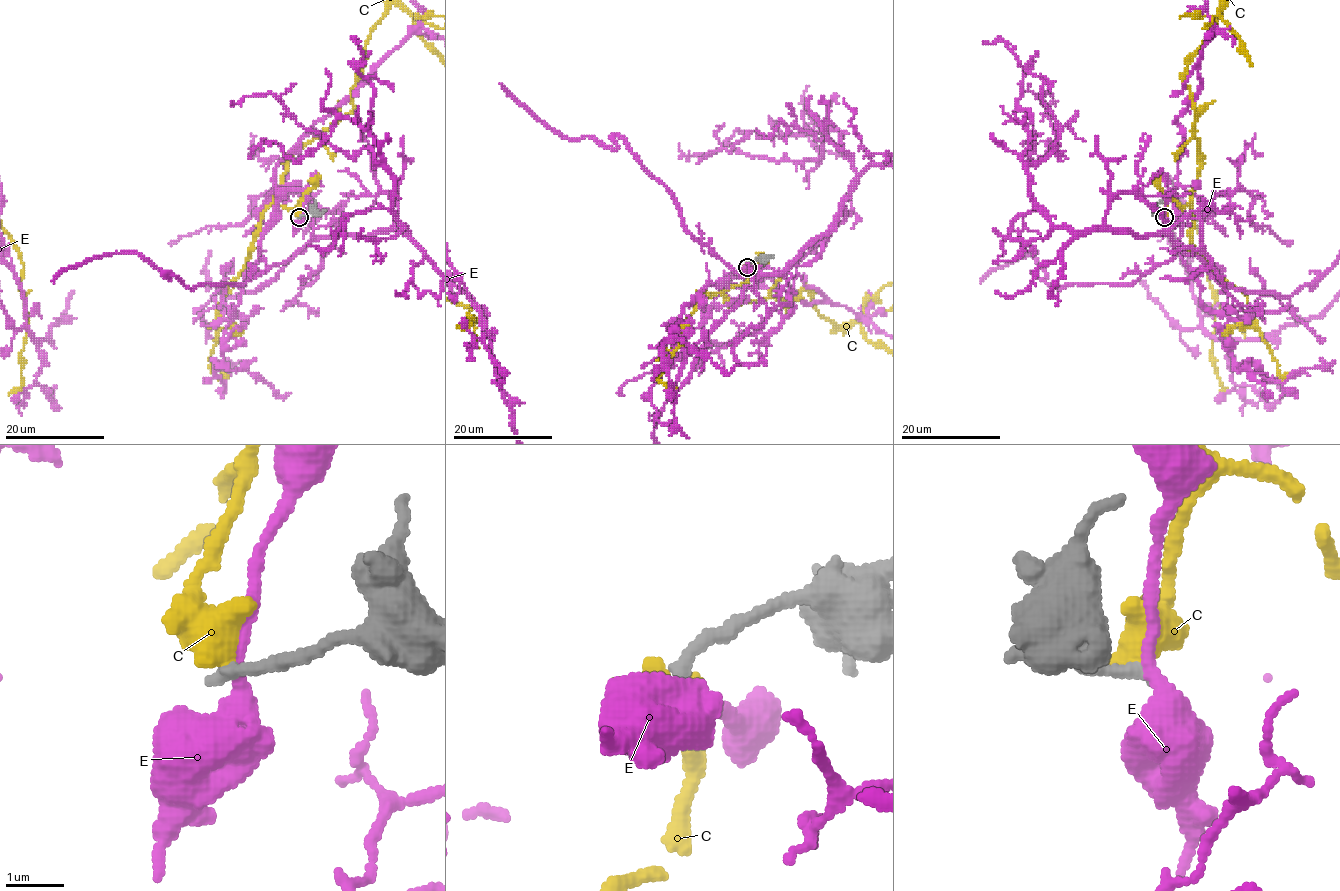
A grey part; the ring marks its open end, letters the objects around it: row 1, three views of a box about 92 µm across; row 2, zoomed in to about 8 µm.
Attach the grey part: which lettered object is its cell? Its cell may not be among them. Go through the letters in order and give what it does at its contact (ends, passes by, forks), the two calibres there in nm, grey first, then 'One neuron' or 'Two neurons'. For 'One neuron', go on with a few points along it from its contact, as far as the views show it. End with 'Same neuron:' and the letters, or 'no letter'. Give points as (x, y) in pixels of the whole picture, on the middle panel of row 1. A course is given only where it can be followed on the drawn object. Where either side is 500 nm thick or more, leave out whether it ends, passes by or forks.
C: Thickness 260 nm (grey) against 600 nm. Two neurons
E: It passes by. Thickness 240 nm (grey) against 320 nm. Two neurons
Same neuron: no letter

